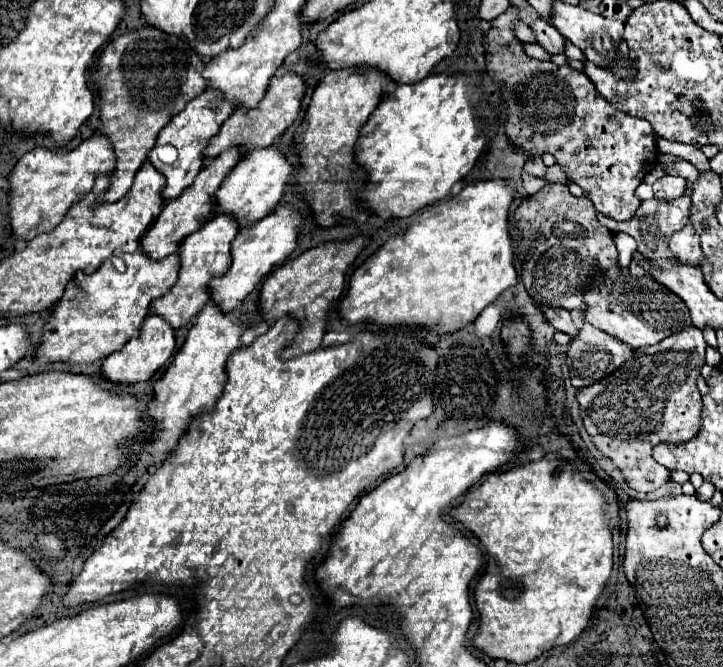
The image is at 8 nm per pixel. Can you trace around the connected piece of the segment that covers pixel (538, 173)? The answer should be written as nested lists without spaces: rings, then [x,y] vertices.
[[[535,155],[535,157],[529,157],[529,159],[527,159],[527,163],[525,163],[525,171],[531,173],[531,175],[535,175],[535,177],[543,177],[543,173],[547,171],[547,167],[543,165],[541,157]]]

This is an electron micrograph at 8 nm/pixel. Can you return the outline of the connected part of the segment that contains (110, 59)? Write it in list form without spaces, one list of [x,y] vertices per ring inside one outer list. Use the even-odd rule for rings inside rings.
[[[143,27],[107,43],[93,65],[93,81],[99,89],[99,133],[105,133],[115,147],[115,169],[111,173],[111,185],[103,195],[105,203],[115,203],[129,193],[159,131],[191,99],[205,91],[207,81],[201,77],[203,69],[205,63],[185,39],[167,35],[155,27]]]

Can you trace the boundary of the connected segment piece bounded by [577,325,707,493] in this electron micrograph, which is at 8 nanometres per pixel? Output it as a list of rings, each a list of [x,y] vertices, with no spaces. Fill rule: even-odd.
[[[693,325],[685,327],[677,335],[669,335],[669,339],[663,339],[657,345],[633,349],[633,359],[627,359],[617,371],[613,371],[613,375],[607,375],[605,379],[577,391],[581,419],[593,445],[601,451],[603,457],[611,459],[619,467],[627,485],[639,493],[649,493],[669,481],[669,471],[651,455],[653,447],[663,441],[683,443],[687,439],[693,439],[693,435],[697,435],[699,431],[701,393],[695,381],[701,375],[701,367],[705,365],[705,347],[707,343],[701,329]]]

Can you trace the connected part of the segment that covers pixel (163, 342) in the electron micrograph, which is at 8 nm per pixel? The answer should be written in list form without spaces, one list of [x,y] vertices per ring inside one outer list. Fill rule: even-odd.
[[[149,315],[139,331],[139,337],[133,337],[127,341],[127,345],[121,351],[111,353],[103,365],[101,365],[101,375],[111,381],[111,383],[121,383],[121,385],[133,385],[139,381],[147,381],[155,375],[159,367],[173,355],[175,351],[175,331],[165,323],[165,319],[157,315]]]

